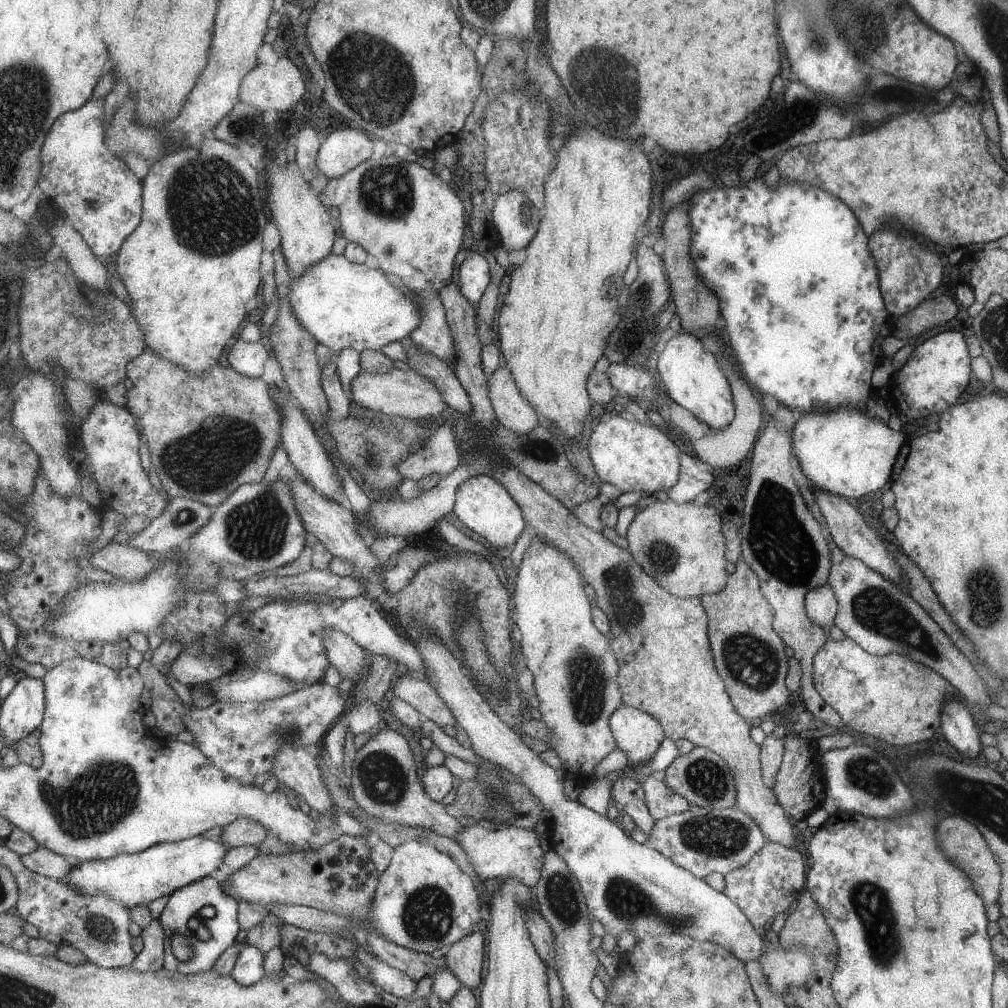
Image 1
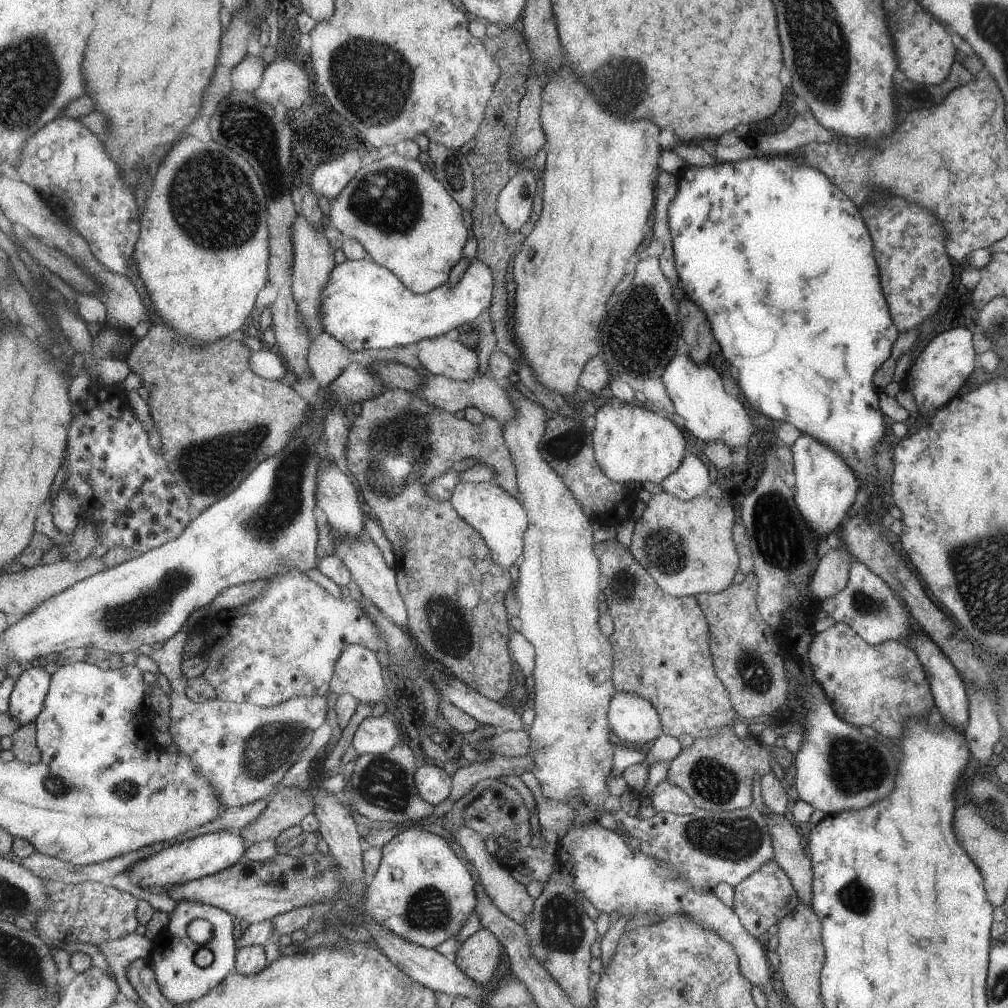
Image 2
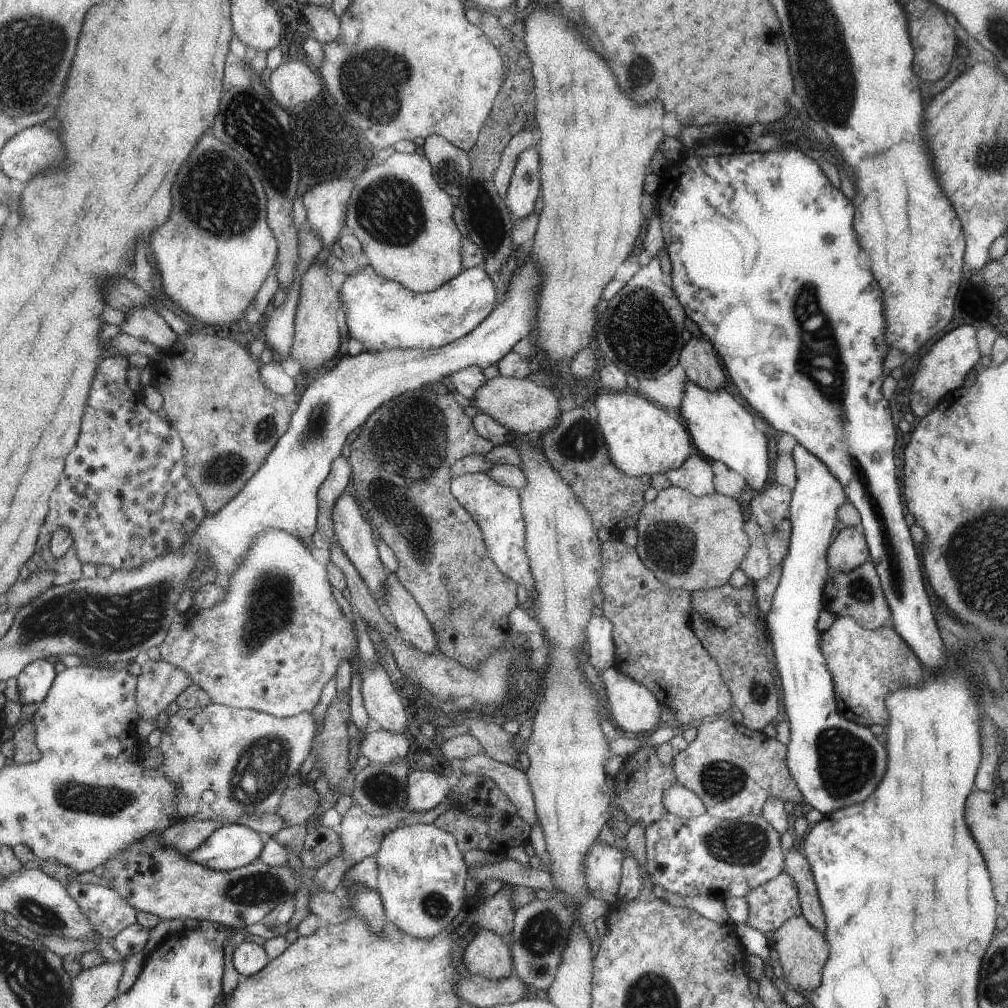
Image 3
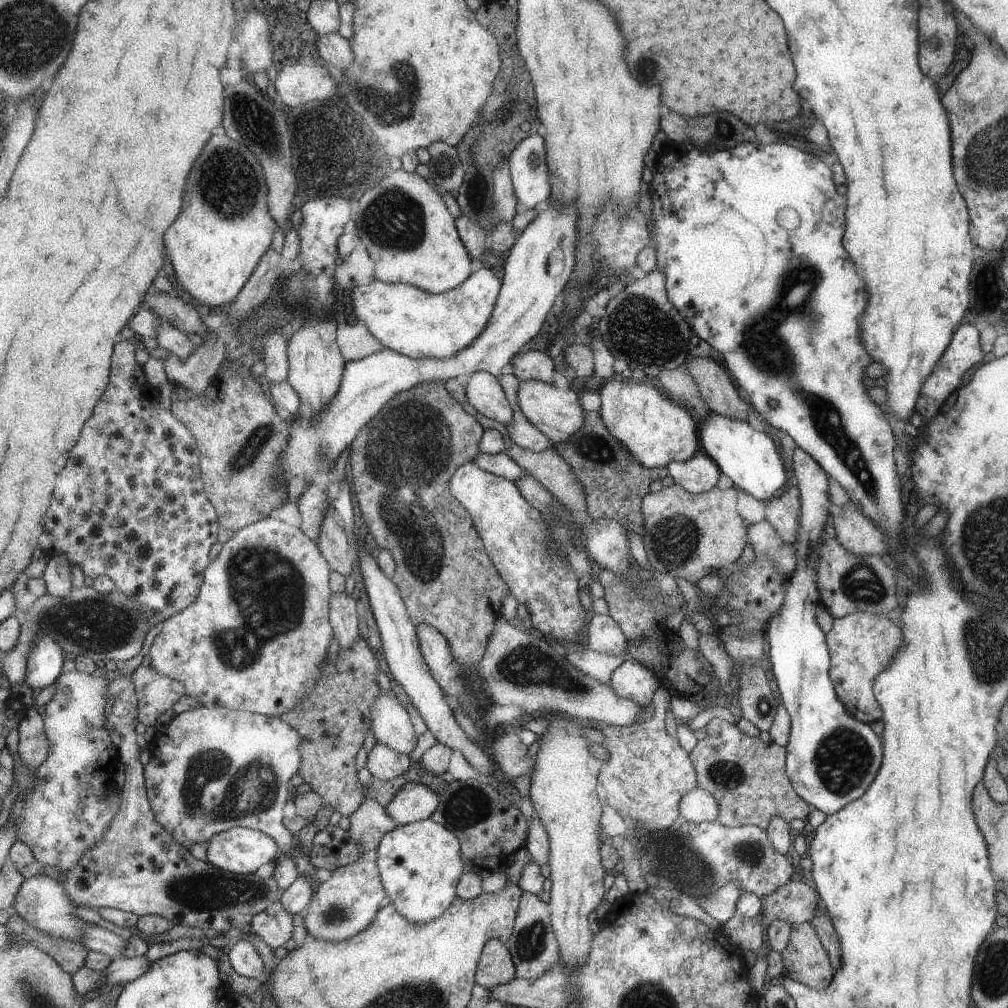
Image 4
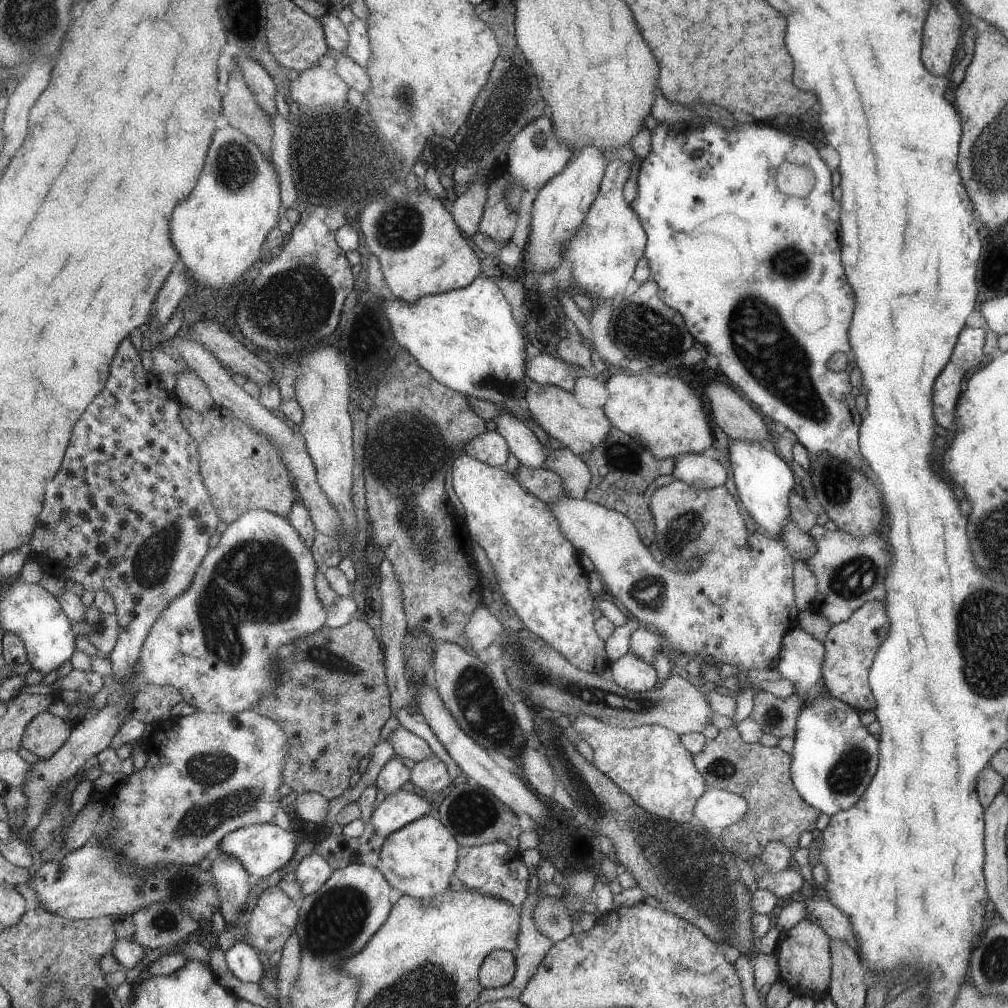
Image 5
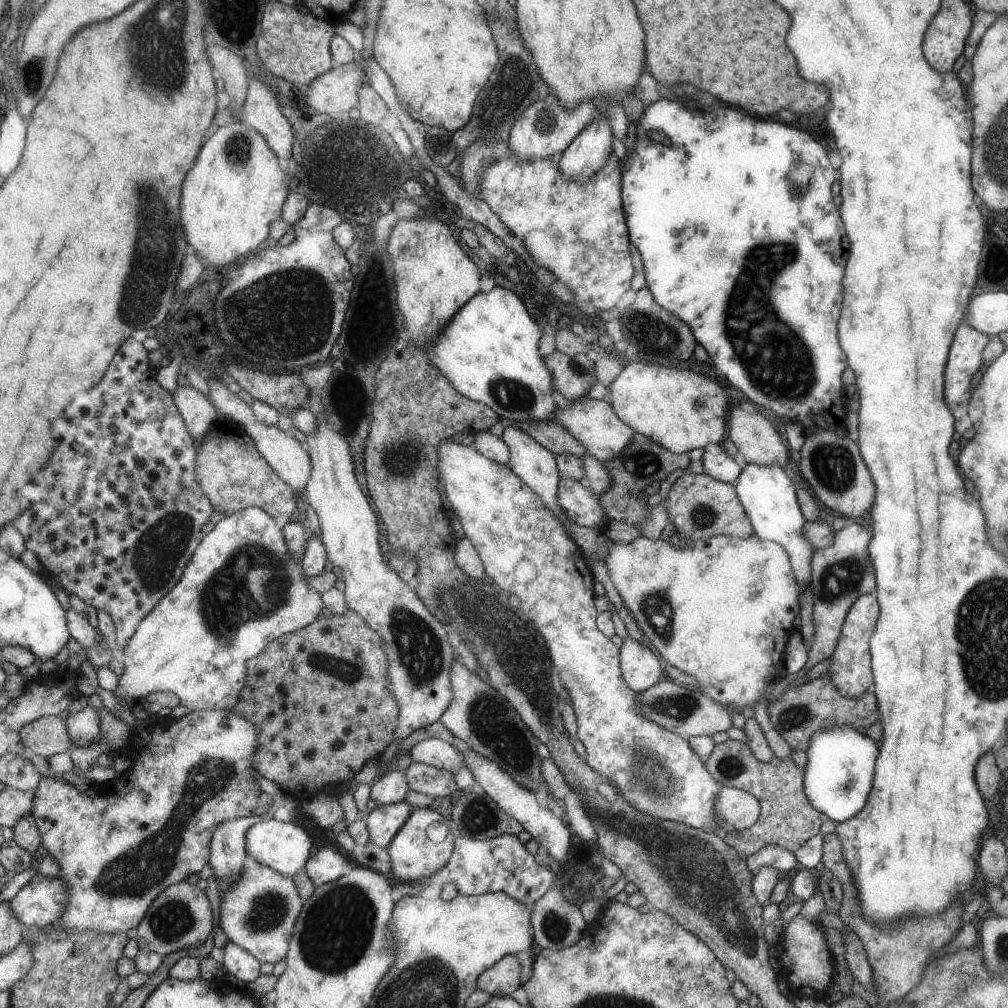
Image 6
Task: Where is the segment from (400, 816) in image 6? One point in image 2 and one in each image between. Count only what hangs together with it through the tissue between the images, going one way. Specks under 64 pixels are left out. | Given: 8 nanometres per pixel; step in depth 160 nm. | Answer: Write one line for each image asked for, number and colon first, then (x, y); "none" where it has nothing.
2: (432, 783)
3: (424, 788)
4: (414, 801)
5: (398, 808)

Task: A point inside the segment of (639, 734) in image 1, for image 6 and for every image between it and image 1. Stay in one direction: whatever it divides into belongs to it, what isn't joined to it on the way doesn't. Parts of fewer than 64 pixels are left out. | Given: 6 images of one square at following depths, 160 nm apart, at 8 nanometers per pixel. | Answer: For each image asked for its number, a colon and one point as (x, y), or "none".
2: (633, 719)
3: (632, 707)
4: (631, 680)
5: (628, 672)
6: (640, 669)

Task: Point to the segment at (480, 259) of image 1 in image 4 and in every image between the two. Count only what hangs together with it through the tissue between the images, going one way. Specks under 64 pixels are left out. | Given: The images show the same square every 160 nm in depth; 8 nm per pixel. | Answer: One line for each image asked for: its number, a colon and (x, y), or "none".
2: (364, 305)
3: (379, 313)
4: (410, 321)

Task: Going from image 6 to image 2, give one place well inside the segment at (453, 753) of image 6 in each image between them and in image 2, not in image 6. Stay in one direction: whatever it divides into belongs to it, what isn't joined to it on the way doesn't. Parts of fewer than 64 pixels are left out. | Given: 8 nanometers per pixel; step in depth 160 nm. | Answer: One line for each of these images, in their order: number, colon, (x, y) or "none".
2: (357, 673)
3: (382, 704)
4: (390, 724)
5: (405, 744)

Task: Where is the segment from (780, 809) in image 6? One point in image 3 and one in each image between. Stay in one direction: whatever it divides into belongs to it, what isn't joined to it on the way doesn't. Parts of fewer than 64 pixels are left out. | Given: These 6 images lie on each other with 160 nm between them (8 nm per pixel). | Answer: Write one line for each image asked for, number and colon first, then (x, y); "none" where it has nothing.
3: (733, 770)
4: (748, 777)
5: (761, 775)

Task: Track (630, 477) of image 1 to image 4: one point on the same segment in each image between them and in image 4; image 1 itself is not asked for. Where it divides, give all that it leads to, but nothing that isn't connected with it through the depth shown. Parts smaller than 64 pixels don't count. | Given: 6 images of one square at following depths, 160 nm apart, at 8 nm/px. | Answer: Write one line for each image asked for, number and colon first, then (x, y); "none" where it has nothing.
2: (630, 445)
3: (640, 440)
4: (654, 430)

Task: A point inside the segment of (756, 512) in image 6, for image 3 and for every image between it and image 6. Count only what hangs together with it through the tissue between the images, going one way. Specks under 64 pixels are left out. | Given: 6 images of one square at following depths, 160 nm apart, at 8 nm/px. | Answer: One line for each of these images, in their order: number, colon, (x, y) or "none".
3: (722, 430)
4: (748, 458)
5: (763, 482)

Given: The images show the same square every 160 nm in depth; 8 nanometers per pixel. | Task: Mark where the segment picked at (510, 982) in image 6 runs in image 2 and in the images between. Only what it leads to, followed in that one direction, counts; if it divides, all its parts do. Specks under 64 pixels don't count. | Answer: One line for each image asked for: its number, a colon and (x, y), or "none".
2: (477, 956)
3: (485, 955)
4: (494, 967)
5: (496, 970)

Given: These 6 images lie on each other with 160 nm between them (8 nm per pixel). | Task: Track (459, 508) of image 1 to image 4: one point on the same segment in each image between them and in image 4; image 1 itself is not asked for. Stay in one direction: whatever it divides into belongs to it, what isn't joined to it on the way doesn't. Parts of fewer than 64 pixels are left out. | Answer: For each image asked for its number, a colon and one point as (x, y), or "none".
2: (499, 517)
3: (496, 509)
4: (515, 536)

